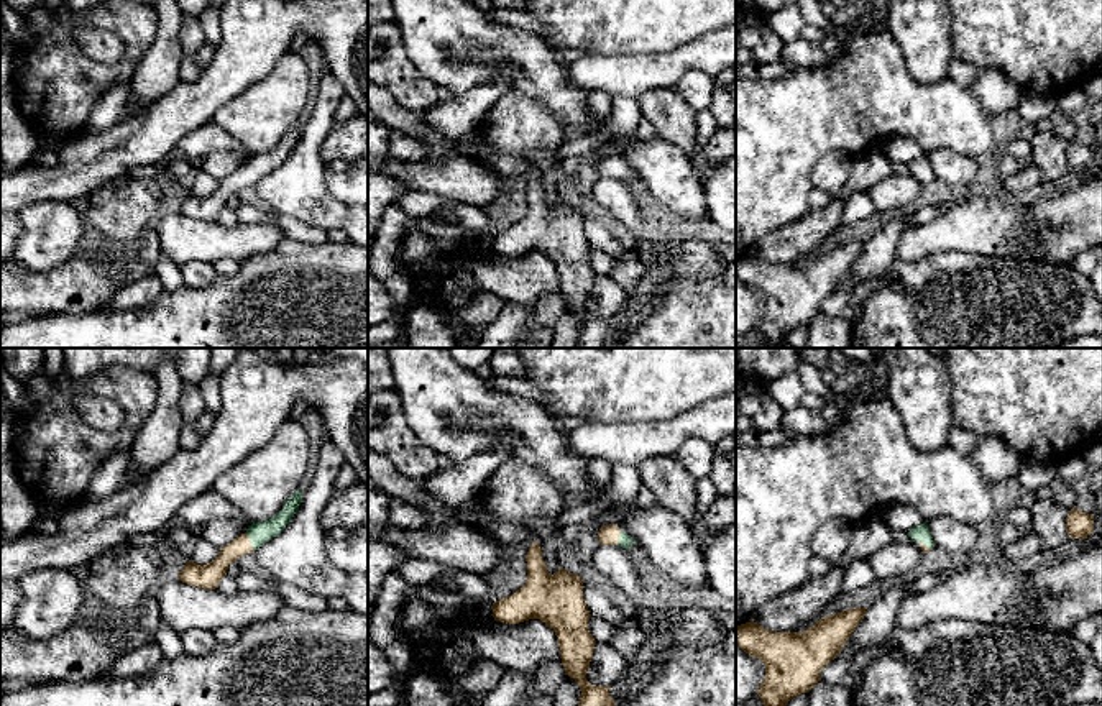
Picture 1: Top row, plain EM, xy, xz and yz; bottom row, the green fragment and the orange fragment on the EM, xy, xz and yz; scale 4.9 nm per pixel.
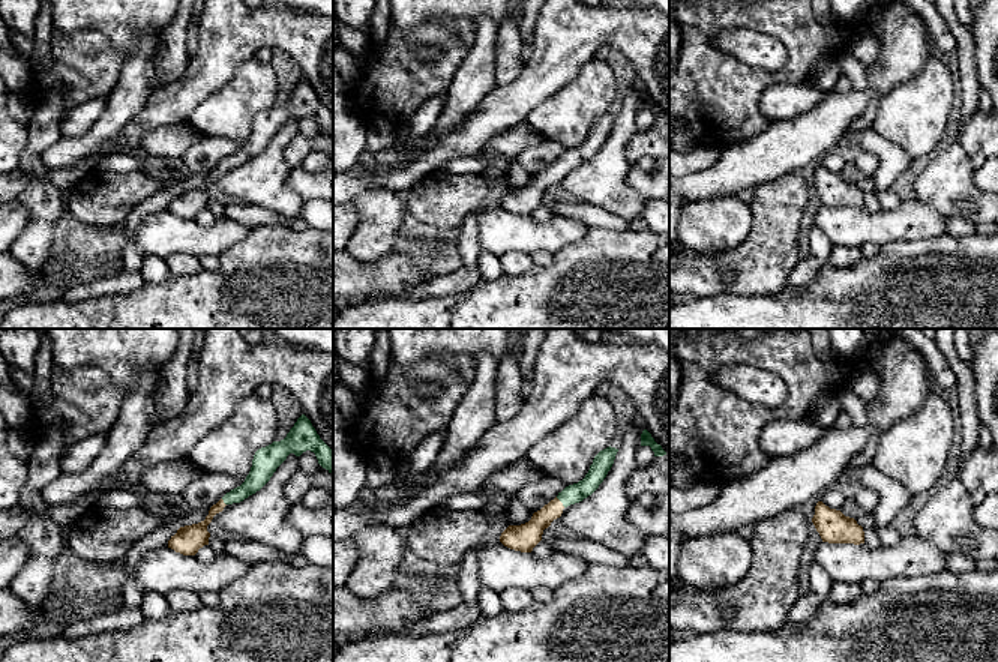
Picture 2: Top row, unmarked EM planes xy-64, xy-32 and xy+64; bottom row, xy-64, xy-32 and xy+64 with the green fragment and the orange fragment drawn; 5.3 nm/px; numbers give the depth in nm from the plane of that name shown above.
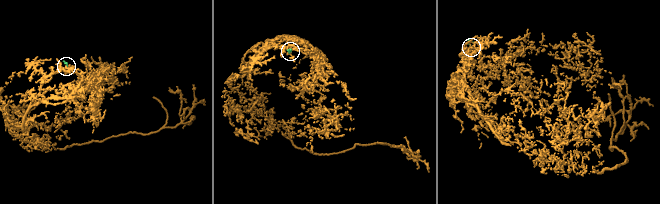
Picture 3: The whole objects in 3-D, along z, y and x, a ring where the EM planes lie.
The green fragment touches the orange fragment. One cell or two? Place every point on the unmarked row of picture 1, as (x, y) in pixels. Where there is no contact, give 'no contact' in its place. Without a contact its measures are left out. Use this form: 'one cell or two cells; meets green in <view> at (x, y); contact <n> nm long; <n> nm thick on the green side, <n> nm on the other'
one cell; meets green in xy at (250, 173); contact 100 nm long; 110 nm thick on the green side, 110 nm on the other

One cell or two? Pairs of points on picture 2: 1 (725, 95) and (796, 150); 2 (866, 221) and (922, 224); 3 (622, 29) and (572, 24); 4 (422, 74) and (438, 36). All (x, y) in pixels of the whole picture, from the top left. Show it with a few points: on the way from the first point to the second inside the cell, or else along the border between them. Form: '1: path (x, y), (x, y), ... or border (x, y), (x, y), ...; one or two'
1: border (772, 122), (763, 131), (734, 141); two
2: path (880, 222), (908, 222); one
3: path (610, 26), (584, 26); one
4: path (434, 71), (449, 56), (449, 48); one

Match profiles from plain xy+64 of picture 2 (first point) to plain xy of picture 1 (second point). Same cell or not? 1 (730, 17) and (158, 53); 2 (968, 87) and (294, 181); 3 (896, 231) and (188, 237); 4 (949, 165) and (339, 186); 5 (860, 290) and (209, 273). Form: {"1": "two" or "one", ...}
{"1": "two", "2": "one", "3": "one", "4": "two", "5": "two"}

